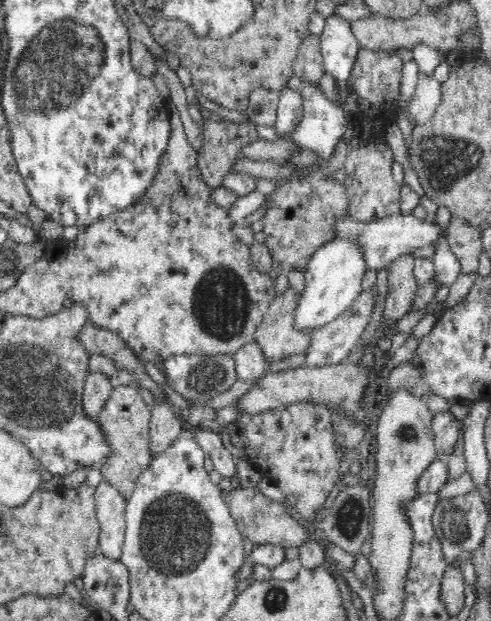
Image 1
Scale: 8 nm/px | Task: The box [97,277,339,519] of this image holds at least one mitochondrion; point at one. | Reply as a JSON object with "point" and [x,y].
{"point":[206,375]}

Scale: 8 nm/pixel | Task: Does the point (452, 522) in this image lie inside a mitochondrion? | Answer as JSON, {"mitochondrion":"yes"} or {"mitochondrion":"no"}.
{"mitochondrion":"yes"}

